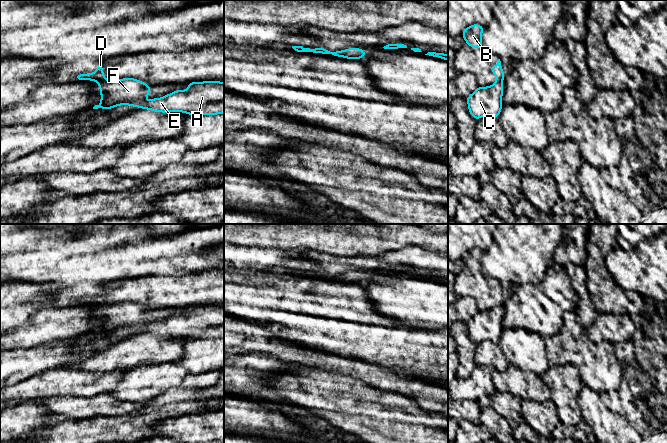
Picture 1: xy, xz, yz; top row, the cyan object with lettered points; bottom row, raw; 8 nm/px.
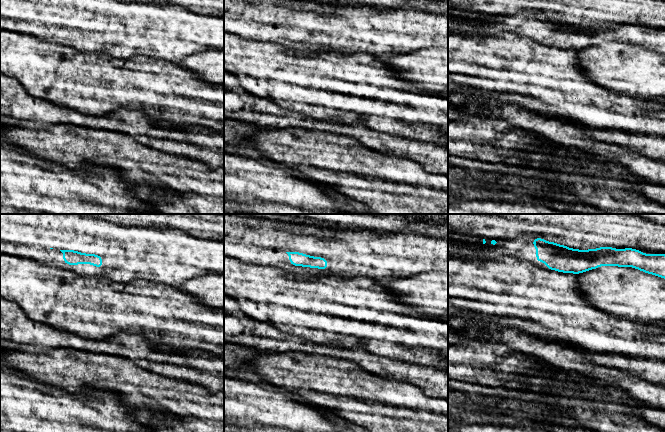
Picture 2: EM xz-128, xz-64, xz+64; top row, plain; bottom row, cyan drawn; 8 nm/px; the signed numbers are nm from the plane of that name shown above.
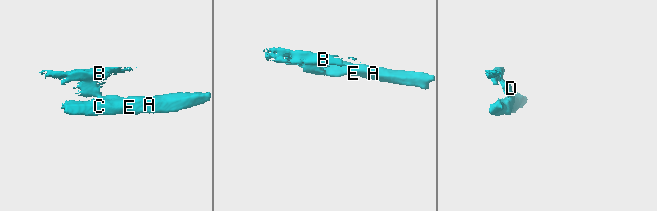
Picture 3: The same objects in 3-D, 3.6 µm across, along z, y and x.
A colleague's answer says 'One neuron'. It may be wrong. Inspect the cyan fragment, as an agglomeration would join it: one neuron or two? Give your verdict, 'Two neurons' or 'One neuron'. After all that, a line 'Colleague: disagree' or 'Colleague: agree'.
Two neurons
Colleague: disagree

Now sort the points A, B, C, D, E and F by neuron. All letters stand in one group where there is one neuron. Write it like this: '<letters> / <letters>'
A C E F / B D

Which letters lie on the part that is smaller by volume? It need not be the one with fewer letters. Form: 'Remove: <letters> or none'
Remove: B, D

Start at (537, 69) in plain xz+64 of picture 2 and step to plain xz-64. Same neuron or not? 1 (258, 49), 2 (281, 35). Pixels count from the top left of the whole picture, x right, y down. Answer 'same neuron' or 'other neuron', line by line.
1: same neuron
2: other neuron

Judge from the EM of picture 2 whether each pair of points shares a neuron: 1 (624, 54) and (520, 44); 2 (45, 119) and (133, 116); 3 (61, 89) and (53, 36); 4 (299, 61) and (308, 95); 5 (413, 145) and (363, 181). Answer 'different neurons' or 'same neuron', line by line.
1: different neurons
2: same neuron
3: different neurons
4: same neuron
5: different neurons

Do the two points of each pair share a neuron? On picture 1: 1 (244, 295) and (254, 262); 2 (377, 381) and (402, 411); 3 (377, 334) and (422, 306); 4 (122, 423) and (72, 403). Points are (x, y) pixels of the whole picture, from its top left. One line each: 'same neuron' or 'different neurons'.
1: different neurons
2: different neurons
3: different neurons
4: different neurons

